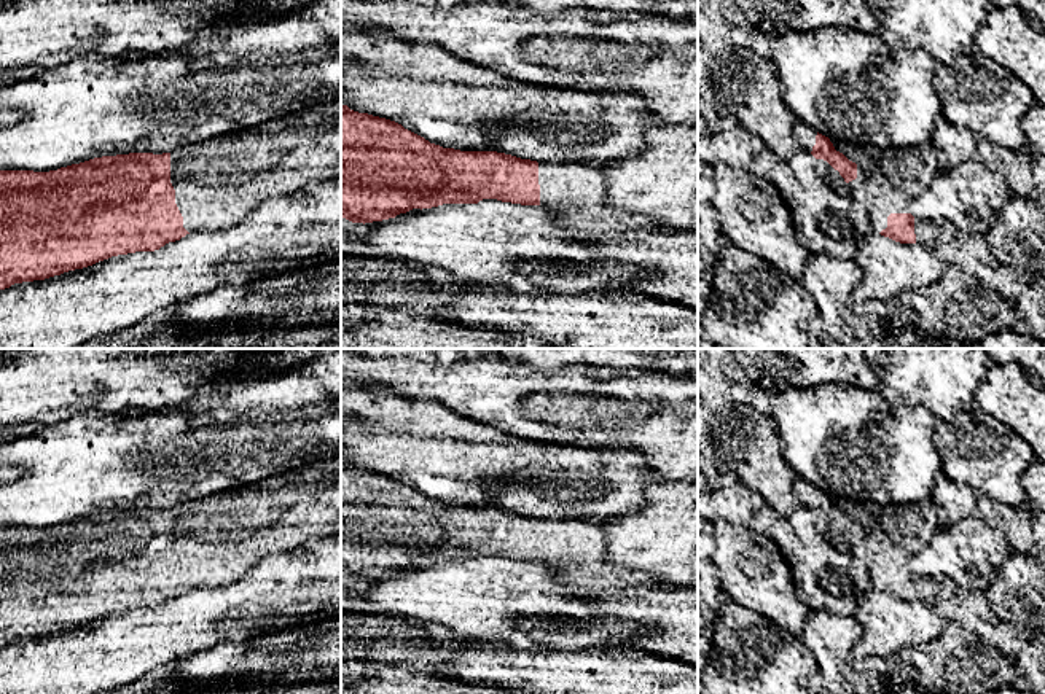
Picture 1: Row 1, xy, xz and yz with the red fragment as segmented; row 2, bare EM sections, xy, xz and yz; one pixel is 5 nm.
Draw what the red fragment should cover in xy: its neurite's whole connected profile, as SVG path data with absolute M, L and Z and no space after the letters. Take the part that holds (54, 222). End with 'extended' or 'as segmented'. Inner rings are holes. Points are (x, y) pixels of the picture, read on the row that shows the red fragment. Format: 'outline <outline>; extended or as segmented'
outline M341 97L172 153L102 156L49 172L0 170L0 290L118 255L155 251L190 232L226 229L271 197L296 193L311 181L336 178L341 178Z; extended

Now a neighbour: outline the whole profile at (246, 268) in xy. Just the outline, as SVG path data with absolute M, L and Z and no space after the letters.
M341 178L264 201L241 223L190 232L155 251L112 256L45 280L0 290L0 349L75 349L198 294L261 275L341 259Z

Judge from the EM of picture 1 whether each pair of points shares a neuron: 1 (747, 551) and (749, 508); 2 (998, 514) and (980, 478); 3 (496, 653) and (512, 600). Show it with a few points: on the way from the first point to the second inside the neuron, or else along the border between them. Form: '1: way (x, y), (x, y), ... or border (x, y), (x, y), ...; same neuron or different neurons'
1: border (714, 519), (727, 519), (733, 524), (746, 526); different neurons
2: border (977, 494), (1009, 505), (1023, 505); different neurons
3: border (464, 635), (494, 637), (536, 651); different neurons

